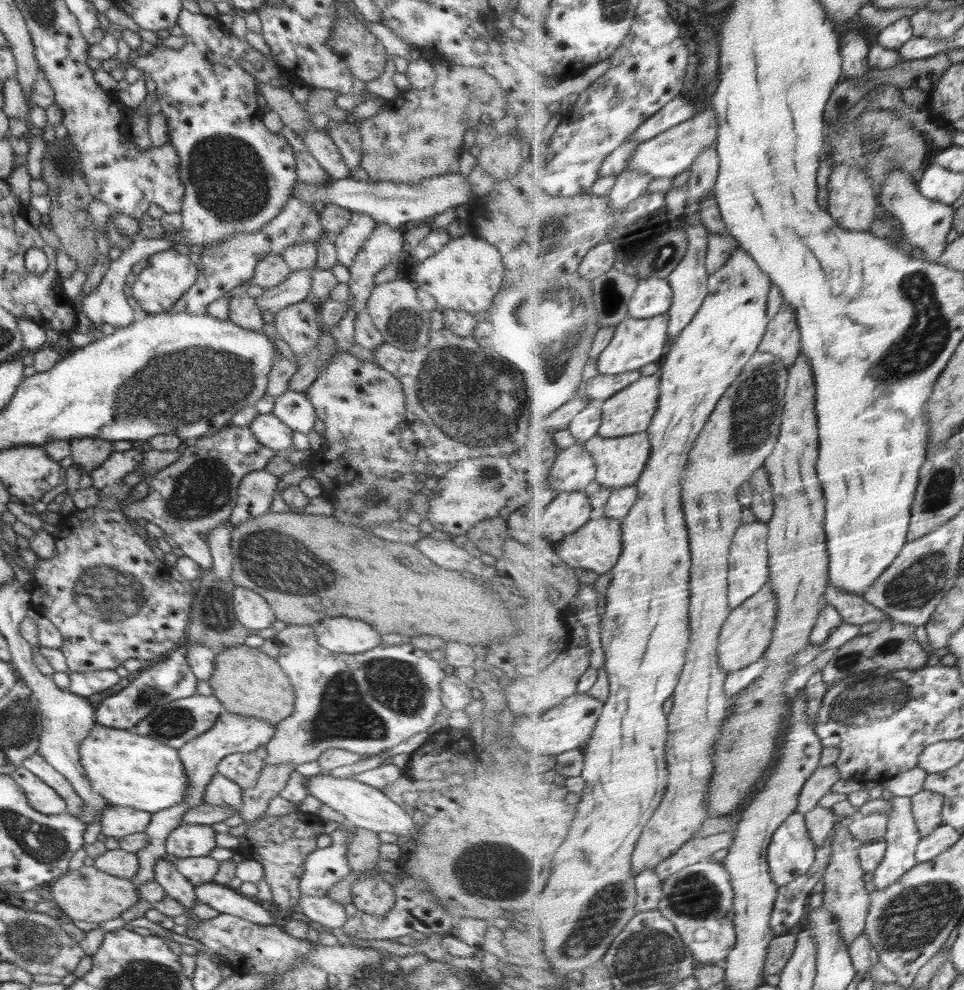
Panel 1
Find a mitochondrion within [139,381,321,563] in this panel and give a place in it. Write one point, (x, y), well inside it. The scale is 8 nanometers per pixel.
(204, 488)

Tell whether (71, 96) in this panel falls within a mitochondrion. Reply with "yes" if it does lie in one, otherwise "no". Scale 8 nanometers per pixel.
no

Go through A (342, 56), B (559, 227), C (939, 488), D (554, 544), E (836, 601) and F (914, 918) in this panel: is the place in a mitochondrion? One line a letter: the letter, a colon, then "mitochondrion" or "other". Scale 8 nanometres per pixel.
A: other
B: mitochondrion
C: mitochondrion
D: other
E: other
F: mitochondrion

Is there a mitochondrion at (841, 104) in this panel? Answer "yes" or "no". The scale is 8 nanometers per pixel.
no

